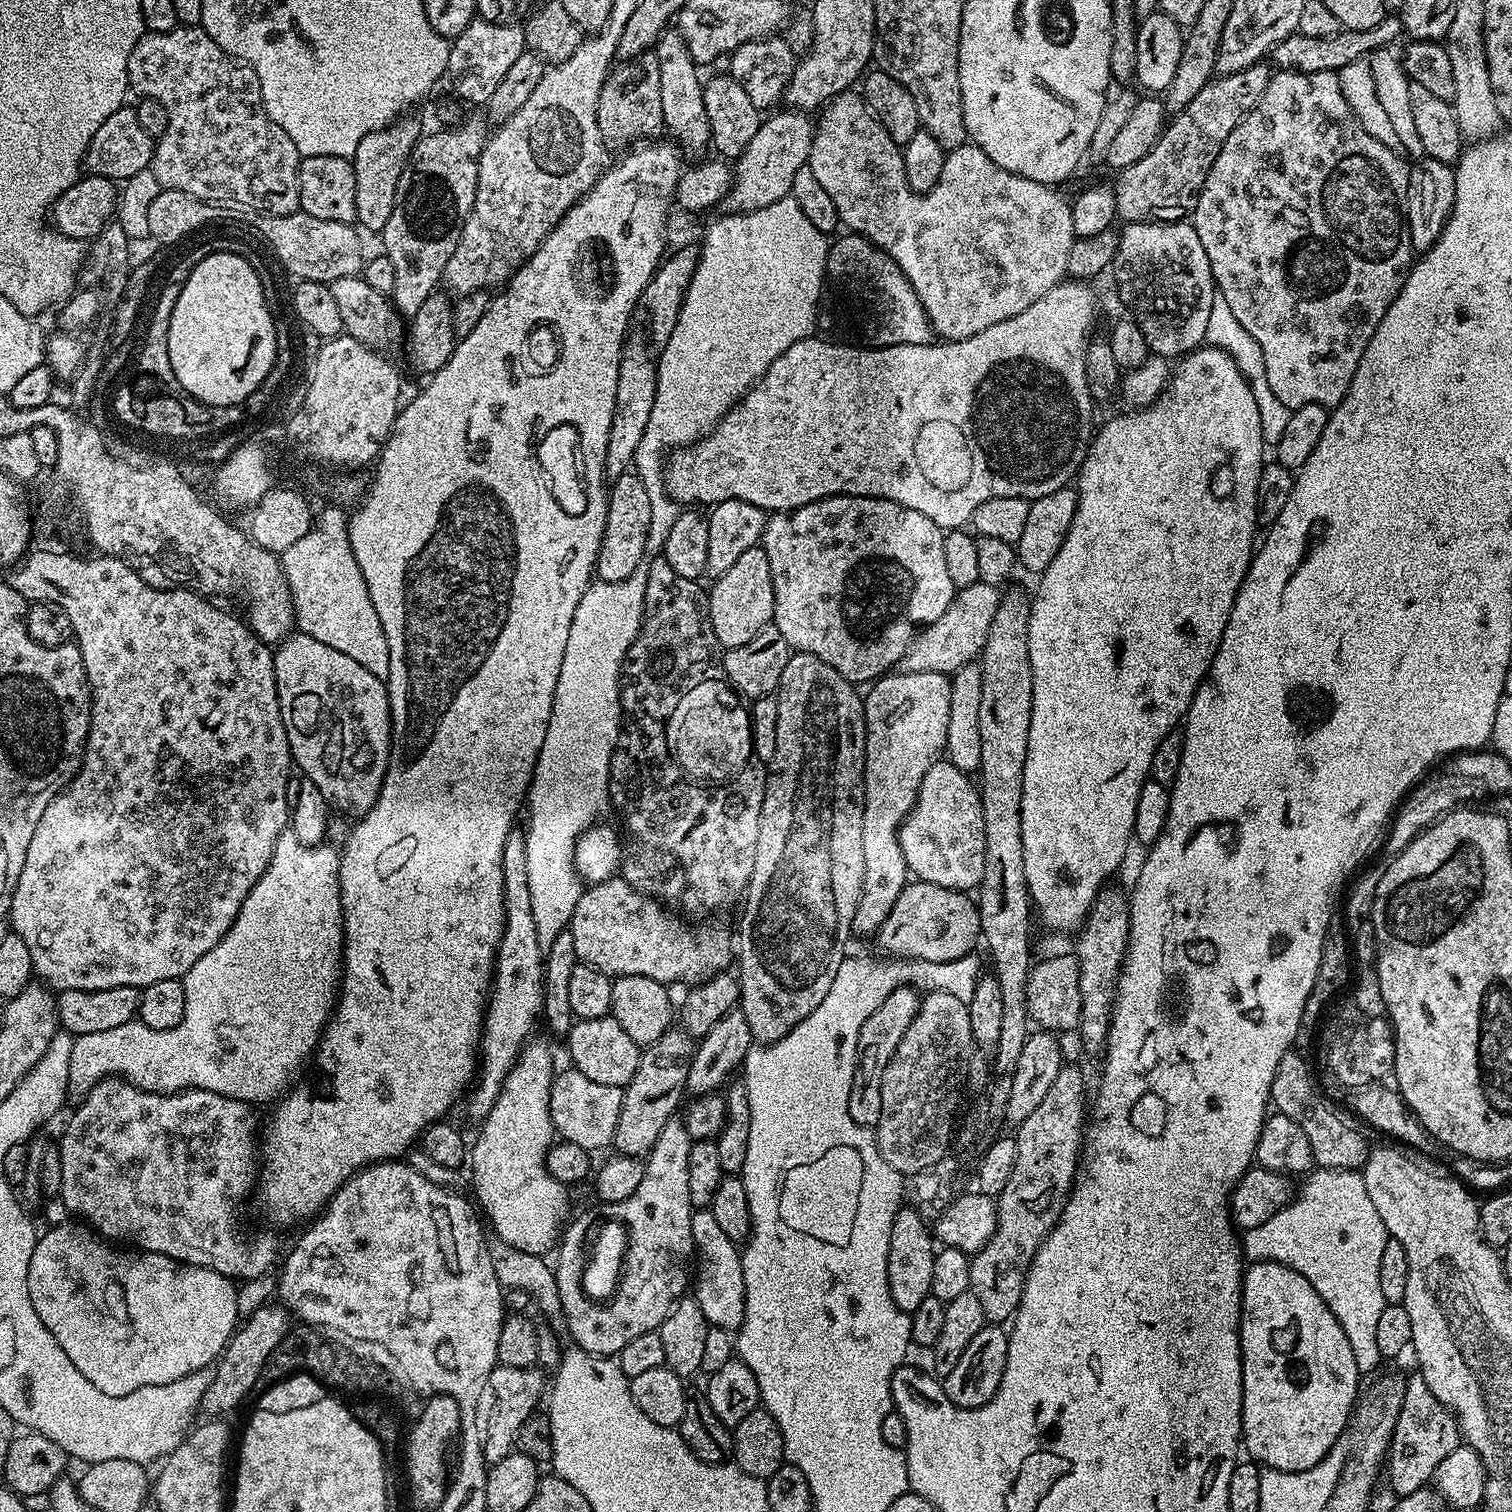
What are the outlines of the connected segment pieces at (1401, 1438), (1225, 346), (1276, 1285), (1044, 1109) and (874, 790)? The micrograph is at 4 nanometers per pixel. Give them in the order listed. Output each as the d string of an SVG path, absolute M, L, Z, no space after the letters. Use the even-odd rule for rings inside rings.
M1418 1374L1407 1377L1406 1398L1402 1398L1402 1410L1398 1410L1398 1422L1394 1426L1392 1441L1386 1457L1386 1480L1396 1491L1397 1497L1414 1494L1435 1477L1438 1466L1446 1454L1461 1447L1460 1425L1456 1417L1426 1386Z
M1217 295L1214 298L1214 306L1210 306L1210 322L1206 326L1205 341L1211 347L1221 348L1238 366L1238 370L1244 375L1244 381L1250 386L1254 394L1254 402L1258 404L1258 422L1260 423L1260 435L1263 443L1268 446L1275 446L1281 435L1285 432L1286 422L1290 421L1291 411L1274 398L1274 390L1270 390L1270 382L1266 382L1266 362L1262 362L1262 350L1254 338L1246 330L1242 330L1242 322L1234 318L1226 298Z
M1257 1260L1249 1263L1244 1270L1244 1283L1240 1286L1240 1357L1242 1358L1242 1382L1244 1383L1244 1405L1242 1406L1242 1444L1246 1449L1247 1455L1255 1463L1264 1468L1273 1468L1274 1470L1286 1470L1287 1472L1301 1472L1310 1470L1331 1448L1337 1447L1340 1435L1345 1435L1350 1421L1354 1415L1354 1409L1358 1403L1358 1389L1361 1387L1362 1373L1354 1362L1354 1350L1350 1350L1350 1341L1346 1339L1346 1334L1342 1326L1338 1326L1338 1318L1330 1314L1330 1306L1318 1298L1318 1290L1302 1278L1294 1269L1287 1264L1280 1264L1276 1260Z
M1065 1066L1054 1078L1046 1098L1015 1129L1018 1158L1014 1158L1014 1171L1010 1173L1010 1182L1006 1182L1006 1190L995 1197L996 1229L986 1246L971 1257L970 1291L977 1296L989 1324L1003 1325L1016 1315L1032 1254L1060 1221L1068 1193L1074 1187L1085 1128L1084 1076L1078 1069Z
M902 672L885 674L867 689L864 701L864 813L862 814L862 850L866 870L862 894L852 919L853 933L858 937L879 933L886 914L898 902L910 873L900 845L900 828L916 804L926 770L945 755L950 715L951 679L943 672Z

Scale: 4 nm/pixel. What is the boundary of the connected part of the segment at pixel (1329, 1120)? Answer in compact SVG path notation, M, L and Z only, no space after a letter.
M1289 1050L1282 1058L1280 1065L1276 1067L1270 1097L1275 1111L1286 1118L1294 1118L1294 1122L1302 1126L1306 1139L1310 1142L1312 1159L1316 1168L1363 1169L1368 1160L1370 1143L1368 1144L1367 1138L1360 1133L1361 1125L1355 1119L1347 1120L1343 1116L1345 1113L1329 1099L1321 1081L1320 1084L1316 1081L1311 1066L1304 1059L1301 1053Z

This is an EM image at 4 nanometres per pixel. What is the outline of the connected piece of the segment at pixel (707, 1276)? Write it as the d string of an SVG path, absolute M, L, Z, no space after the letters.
M710 1210L692 1213L690 1234L694 1249L694 1299L713 1328L739 1329L744 1321L744 1279L742 1278L741 1249L737 1241L726 1238Z

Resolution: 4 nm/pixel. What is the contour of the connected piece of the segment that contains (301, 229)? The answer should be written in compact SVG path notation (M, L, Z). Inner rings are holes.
M299 211L285 216L256 214L251 227L264 235L264 240L272 247L277 262L290 275L296 276L297 281L313 280L329 285L338 278L360 276L366 263L364 248L360 245L361 233L350 224L325 222L322 218L313 218L310 214Z

